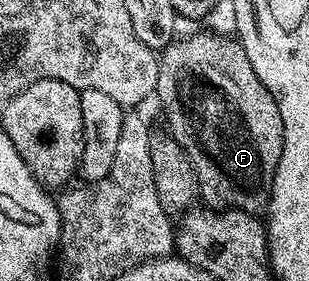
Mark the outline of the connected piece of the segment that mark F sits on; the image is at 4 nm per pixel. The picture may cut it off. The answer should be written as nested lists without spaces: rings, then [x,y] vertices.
[[[213,31],[205,32],[187,41],[175,40],[161,50],[156,97],[166,108],[169,132],[182,144],[188,159],[192,159],[201,200],[215,211],[239,209],[258,215],[270,204],[272,183],[284,147],[284,123],[276,99],[272,99],[268,87],[260,83],[256,71],[252,71],[252,63],[248,63],[242,46]]]

